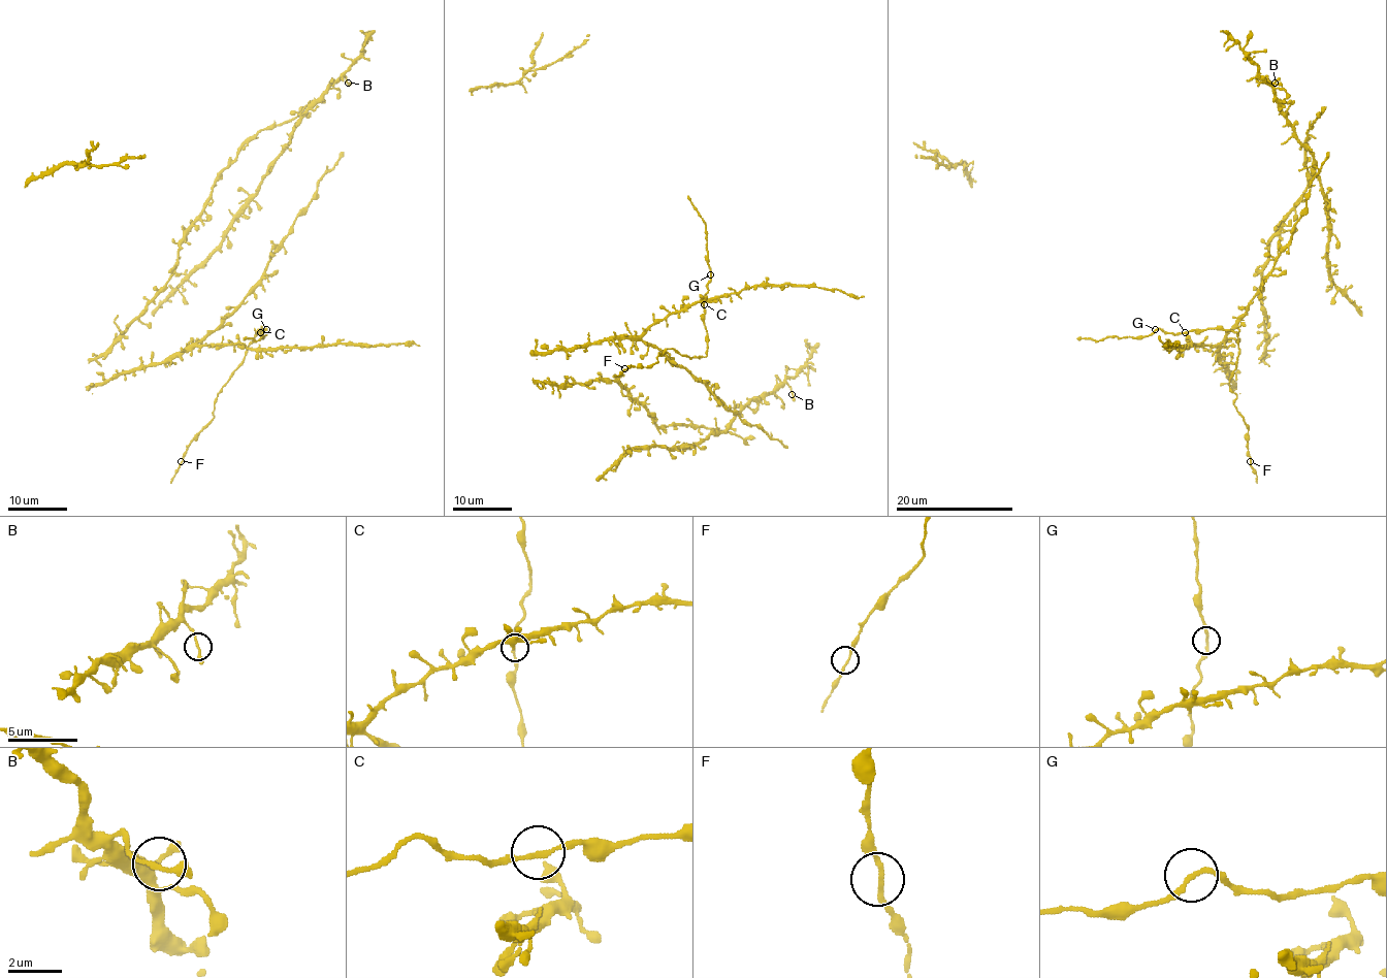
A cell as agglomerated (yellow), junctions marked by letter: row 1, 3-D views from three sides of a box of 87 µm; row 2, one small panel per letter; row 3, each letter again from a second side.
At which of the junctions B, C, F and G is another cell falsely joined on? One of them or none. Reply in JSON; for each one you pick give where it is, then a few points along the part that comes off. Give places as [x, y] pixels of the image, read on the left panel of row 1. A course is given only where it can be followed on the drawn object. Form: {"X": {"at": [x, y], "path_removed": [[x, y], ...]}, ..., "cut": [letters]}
{"cut": []}

